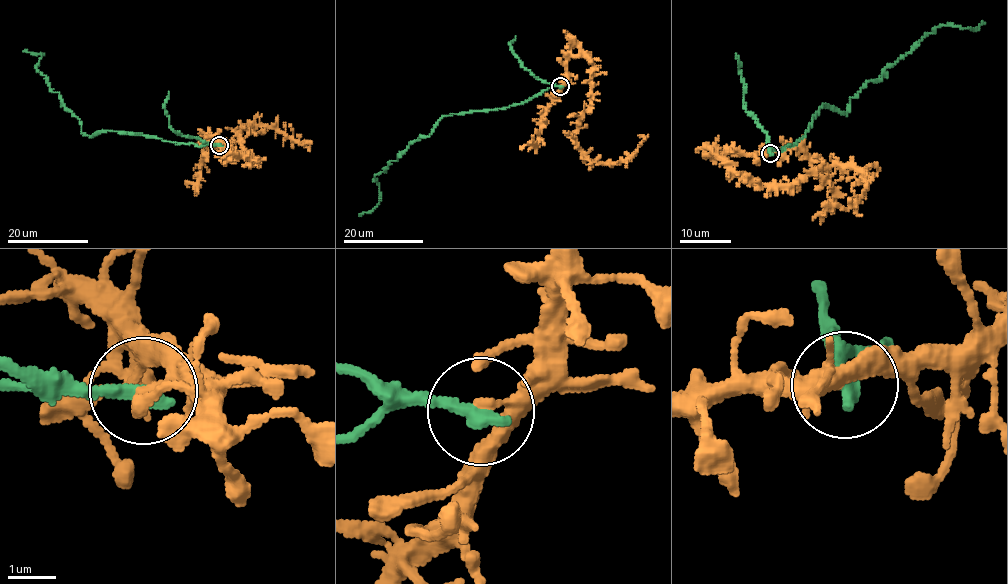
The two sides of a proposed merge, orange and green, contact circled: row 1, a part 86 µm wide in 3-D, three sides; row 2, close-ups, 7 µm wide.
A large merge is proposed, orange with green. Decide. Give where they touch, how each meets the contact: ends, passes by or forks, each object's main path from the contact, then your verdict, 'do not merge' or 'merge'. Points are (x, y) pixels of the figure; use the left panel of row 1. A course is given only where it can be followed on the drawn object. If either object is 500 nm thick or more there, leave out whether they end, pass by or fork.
place (219, 145); orange passes by; green ends; course orange (219, 145), (228, 158), (252, 160), (237, 133), (254, 125), (277, 127), (300, 144), (307, 142), (302, 146); course green (219, 145), (198, 146), (102, 130), (84, 135), (81, 123), (37, 70), (43, 54), (23, 50); do not merge

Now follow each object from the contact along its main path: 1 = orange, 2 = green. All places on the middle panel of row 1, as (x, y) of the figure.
1: (560, 85), (567, 54), (583, 53), (591, 106), (574, 135), (591, 161), (623, 162), (638, 135)
2: (560, 86), (504, 108), (442, 116), (429, 135), (420, 135), (375, 175), (378, 203), (359, 215)

